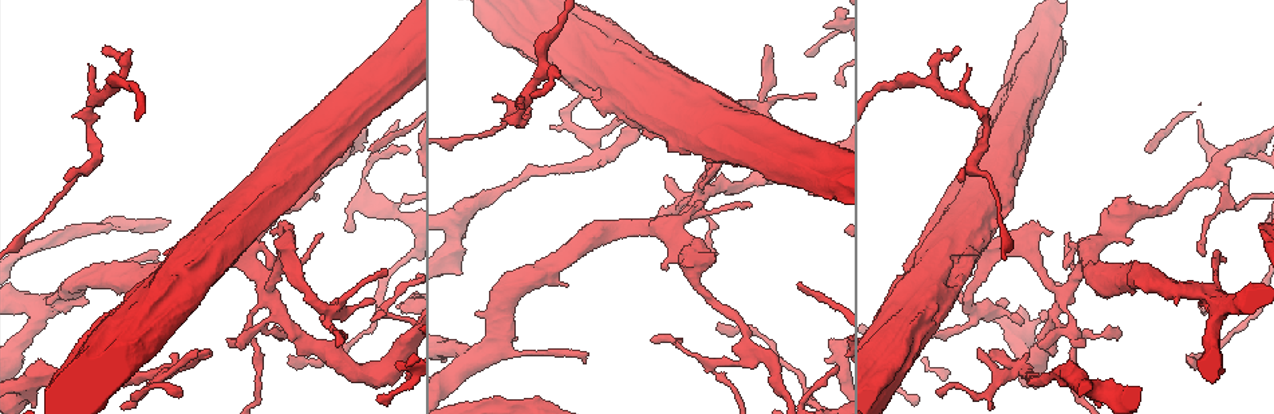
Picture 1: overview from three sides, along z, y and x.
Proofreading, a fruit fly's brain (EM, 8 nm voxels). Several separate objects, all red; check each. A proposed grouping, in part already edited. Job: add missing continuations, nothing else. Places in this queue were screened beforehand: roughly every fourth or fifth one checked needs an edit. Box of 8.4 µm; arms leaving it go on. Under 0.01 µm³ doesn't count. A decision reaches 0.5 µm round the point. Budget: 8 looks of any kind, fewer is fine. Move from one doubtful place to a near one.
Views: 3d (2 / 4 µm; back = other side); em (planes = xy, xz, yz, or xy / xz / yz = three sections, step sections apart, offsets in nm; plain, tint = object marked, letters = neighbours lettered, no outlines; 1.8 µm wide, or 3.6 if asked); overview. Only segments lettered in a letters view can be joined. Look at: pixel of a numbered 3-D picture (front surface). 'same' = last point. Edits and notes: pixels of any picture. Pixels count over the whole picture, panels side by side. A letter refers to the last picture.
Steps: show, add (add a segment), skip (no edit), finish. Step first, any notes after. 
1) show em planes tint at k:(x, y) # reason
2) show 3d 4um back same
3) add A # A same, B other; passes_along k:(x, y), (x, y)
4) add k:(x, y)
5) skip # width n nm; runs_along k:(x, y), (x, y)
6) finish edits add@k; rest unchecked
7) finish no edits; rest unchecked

show em planes letters at 1:(396, 307) # free end

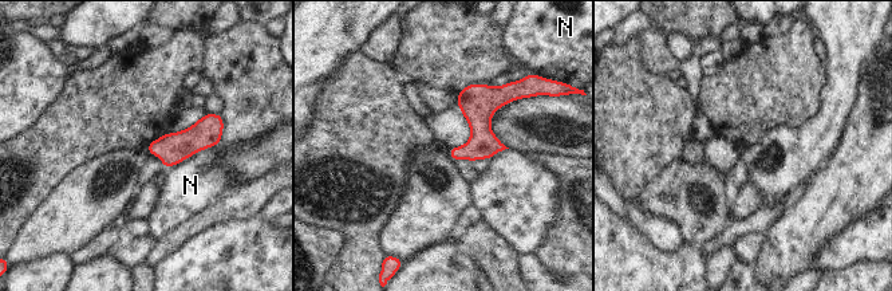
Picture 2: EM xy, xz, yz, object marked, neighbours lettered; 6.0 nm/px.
skip # longest_contact N 340 nm; N other; border 2:(216, 145), (198, 150), (166, 169); none of them fits

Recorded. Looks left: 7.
show em xy step 8 tint at 1:(209, 350) # an open end

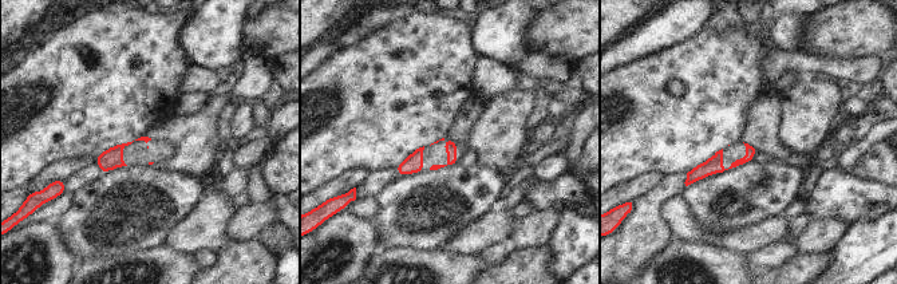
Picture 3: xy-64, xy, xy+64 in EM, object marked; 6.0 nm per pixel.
show em planes letters same # another direction

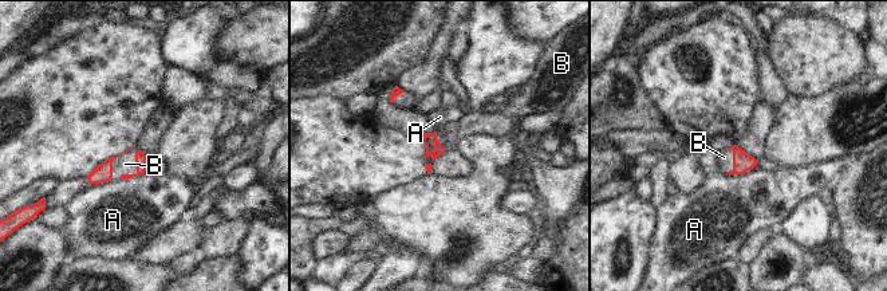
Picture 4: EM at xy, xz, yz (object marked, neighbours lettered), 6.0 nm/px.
add B # A other, B same; passes_along 4:(440, 149), (434, 146), (429, 140); it goes on there

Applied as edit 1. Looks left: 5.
show overview

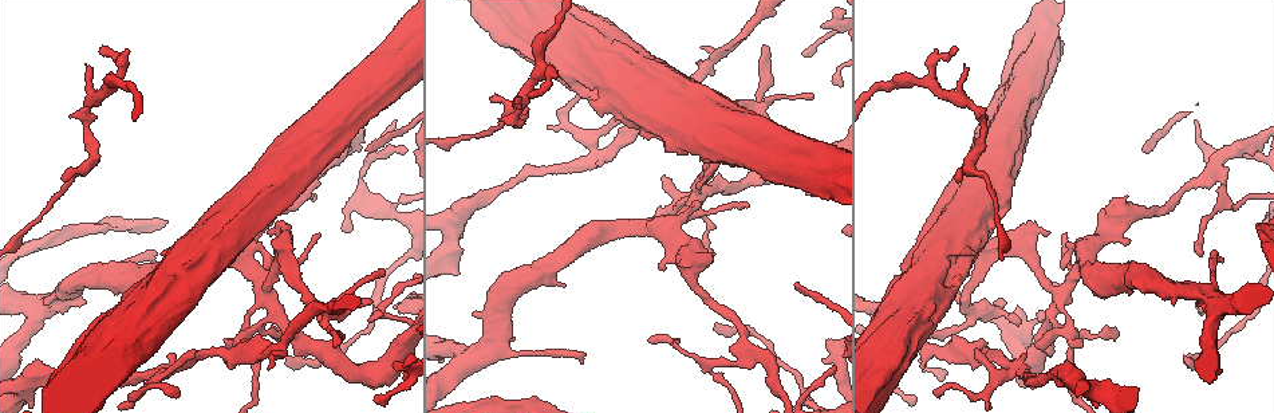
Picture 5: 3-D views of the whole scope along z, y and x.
show 3d 2um at 5:(766, 47) # tapers out

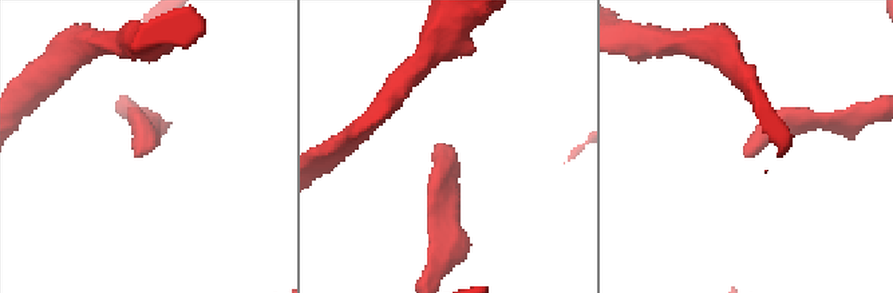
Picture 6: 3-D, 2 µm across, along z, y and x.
show em planes letters at 6:(743, 151) # shape alone is not enough

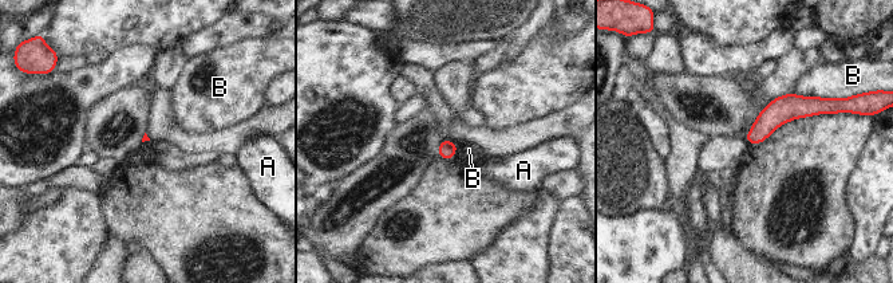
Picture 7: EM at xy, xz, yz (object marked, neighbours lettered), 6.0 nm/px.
skip # longest_contact B 240 nm; A other, B other; runs_along 7:(820, 109), (782, 109), (749, 137); none of them fits

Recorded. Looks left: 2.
finish edits add@4; rest unchecked

